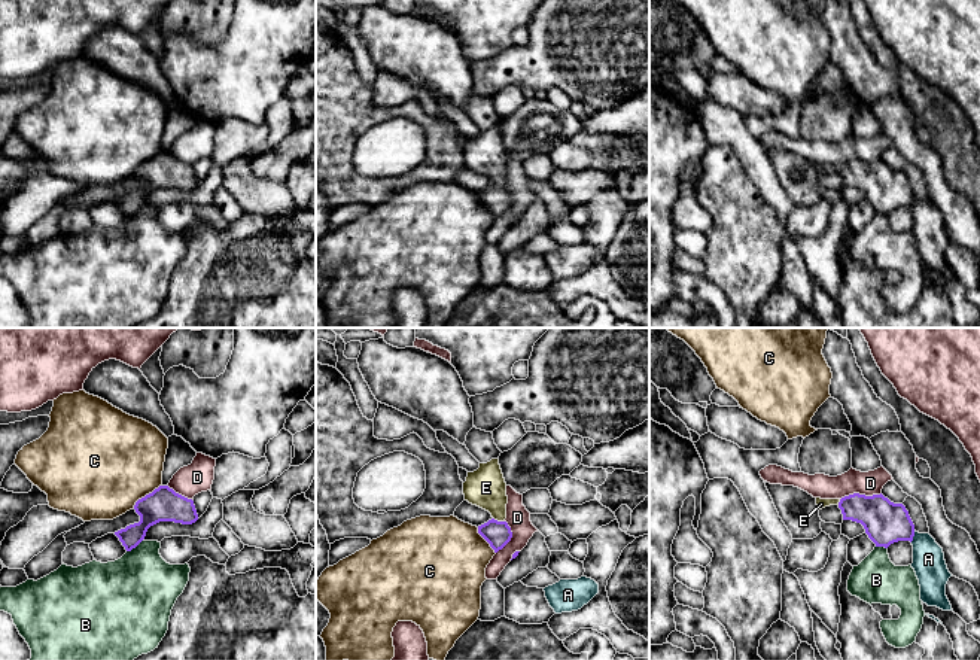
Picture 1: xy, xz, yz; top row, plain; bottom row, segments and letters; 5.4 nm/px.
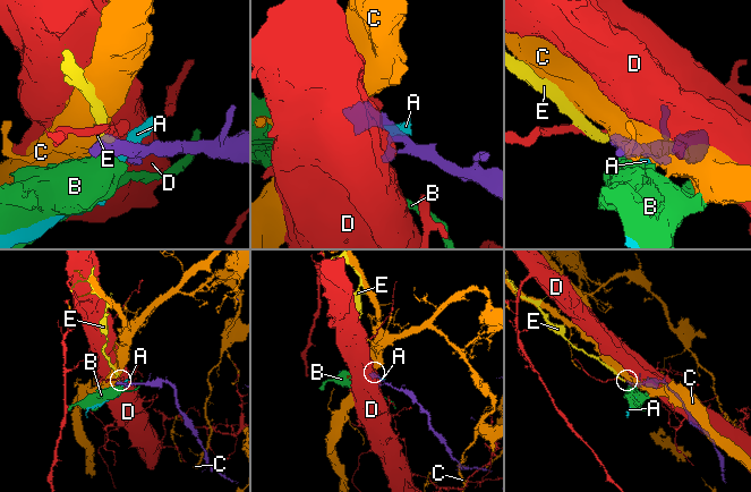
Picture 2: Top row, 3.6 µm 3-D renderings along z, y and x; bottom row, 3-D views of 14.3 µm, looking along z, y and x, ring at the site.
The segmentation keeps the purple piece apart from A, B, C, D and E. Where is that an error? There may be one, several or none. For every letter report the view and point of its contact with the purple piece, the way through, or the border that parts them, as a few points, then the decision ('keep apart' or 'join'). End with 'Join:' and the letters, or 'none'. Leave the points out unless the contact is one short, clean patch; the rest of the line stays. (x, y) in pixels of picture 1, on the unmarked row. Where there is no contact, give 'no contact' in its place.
A: yz (913, 201) | along yz (915, 197), (910, 207) | keep apart
B: xy (134, 213) | along xy (142, 206), (127, 218) | keep apart
C: xy (146, 161) | keep apart
D: yz (860, 161) | along yz (880, 158), (872, 161), (849, 160), (840, 166) | keep apart
E: xz (499, 188) | across xz (498, 200), (499, 188), (496, 170), (486, 154) | join
Join: E

